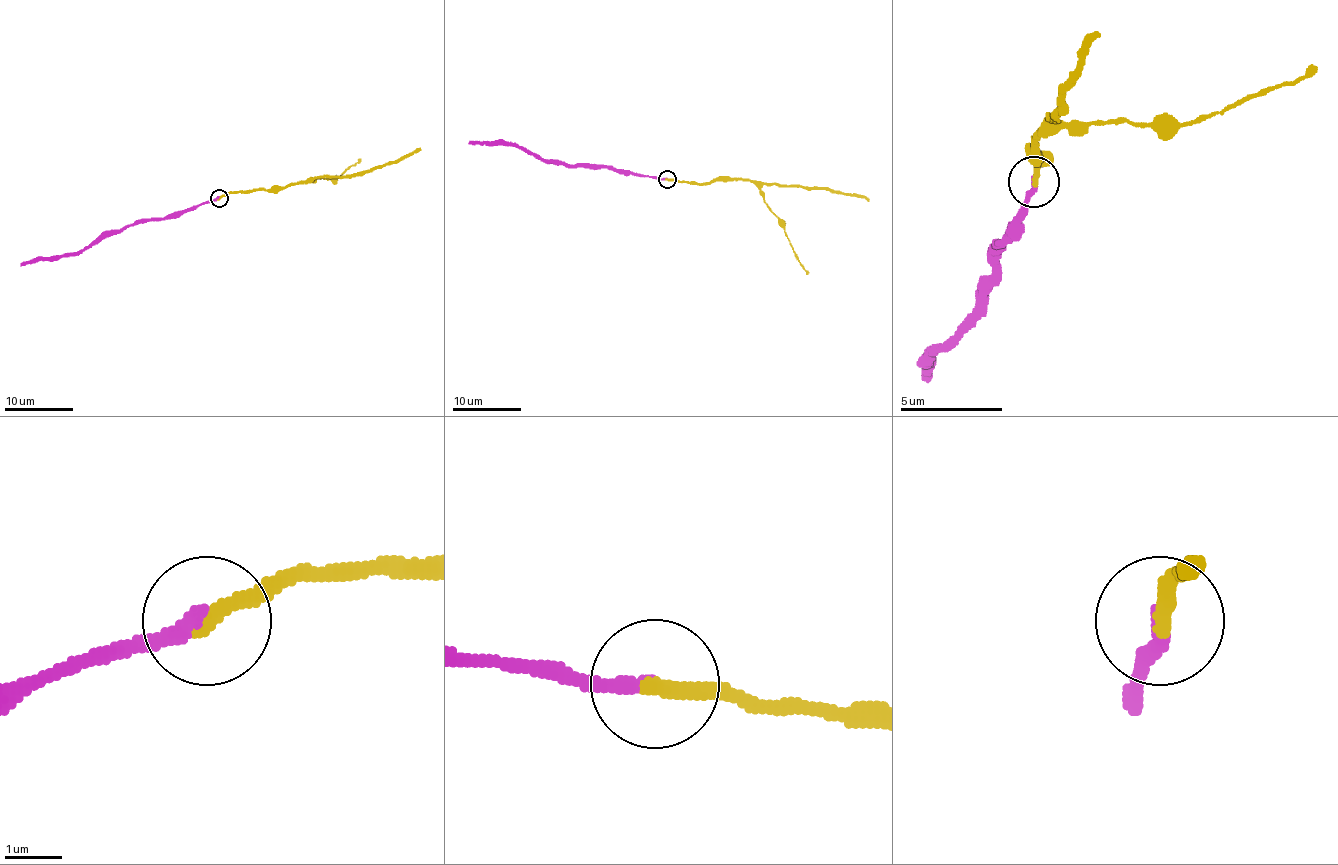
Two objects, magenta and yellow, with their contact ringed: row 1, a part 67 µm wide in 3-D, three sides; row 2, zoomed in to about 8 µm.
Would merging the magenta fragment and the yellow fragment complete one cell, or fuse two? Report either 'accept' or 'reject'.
accept

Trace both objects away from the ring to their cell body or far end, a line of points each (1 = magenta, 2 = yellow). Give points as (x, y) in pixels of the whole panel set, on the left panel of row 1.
1: (218, 197), (162, 218), (141, 218), (119, 230), (102, 232), (76, 252), (35, 258), (21, 266)
2: (218, 197), (230, 192), (294, 185), (320, 177), (354, 177), (397, 163), (421, 149)

